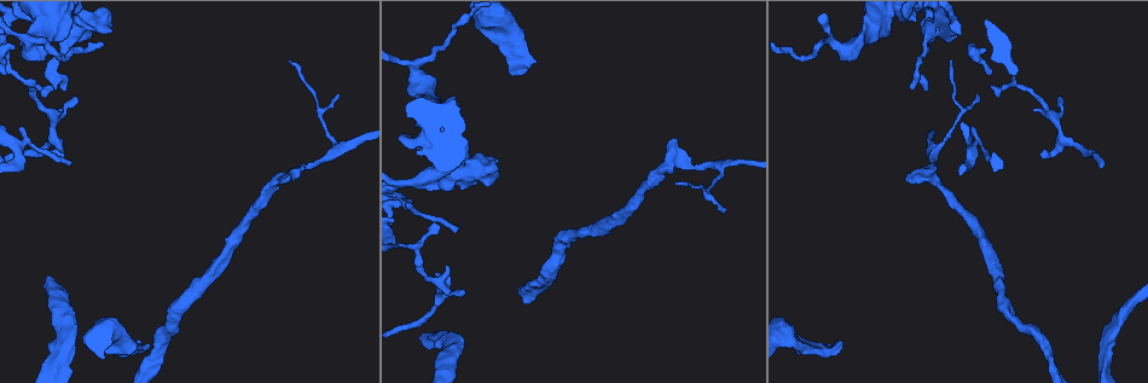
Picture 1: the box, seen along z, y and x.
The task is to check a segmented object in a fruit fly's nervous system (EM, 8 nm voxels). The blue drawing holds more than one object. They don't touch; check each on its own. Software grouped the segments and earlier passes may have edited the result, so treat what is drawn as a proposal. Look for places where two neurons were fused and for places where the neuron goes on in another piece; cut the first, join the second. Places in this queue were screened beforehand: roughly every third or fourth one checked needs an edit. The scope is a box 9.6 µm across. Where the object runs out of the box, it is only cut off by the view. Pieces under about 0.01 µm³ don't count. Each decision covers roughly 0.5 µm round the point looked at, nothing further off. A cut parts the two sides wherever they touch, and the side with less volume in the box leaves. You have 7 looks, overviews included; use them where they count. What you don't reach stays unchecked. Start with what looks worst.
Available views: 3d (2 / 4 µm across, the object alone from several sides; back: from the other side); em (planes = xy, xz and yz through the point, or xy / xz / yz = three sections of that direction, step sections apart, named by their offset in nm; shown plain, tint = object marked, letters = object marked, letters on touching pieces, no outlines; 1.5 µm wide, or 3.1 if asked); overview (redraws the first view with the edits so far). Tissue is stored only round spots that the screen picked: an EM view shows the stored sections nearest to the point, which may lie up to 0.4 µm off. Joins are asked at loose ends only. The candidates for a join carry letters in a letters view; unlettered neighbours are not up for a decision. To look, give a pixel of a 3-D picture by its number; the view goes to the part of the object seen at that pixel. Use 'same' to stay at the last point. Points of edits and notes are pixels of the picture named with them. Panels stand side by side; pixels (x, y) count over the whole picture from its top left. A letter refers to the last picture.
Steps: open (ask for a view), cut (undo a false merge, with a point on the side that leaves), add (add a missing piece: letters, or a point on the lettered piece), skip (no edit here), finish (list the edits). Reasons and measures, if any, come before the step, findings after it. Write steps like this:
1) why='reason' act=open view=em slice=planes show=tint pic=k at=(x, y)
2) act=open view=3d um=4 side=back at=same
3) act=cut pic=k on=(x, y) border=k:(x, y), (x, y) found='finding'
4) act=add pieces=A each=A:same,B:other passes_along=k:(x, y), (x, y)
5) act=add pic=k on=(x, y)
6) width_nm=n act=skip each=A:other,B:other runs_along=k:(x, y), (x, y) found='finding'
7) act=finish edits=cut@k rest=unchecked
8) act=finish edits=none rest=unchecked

why='thick end' act=open view=em slice=planes show=letters pic=1 at=(108, 353)

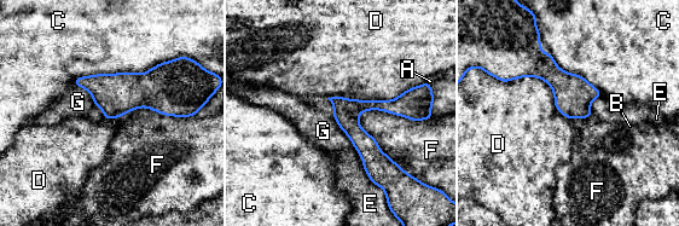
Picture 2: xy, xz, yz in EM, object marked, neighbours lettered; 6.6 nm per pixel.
act=skip each=A:other,B:other,C:other,D:other,E:other,F:other,G:other runs_along=2:(77, 81), (158, 91), (181, 106) found='none of them fits'

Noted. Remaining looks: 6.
why='free end' act=open view=3d um=2 pic=1 at=(457, 226)

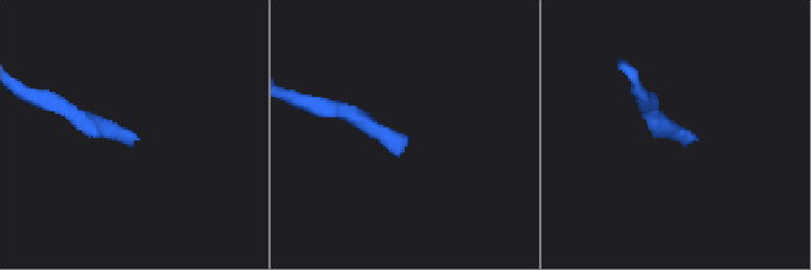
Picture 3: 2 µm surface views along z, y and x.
act=open view=em slice=yz step=4 show=tint pic=3 at=(409, 136)

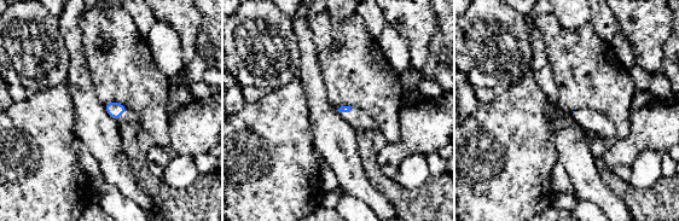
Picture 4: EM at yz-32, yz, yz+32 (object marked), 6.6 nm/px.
act=open view=em slice=xy step=4 show=letters at=same

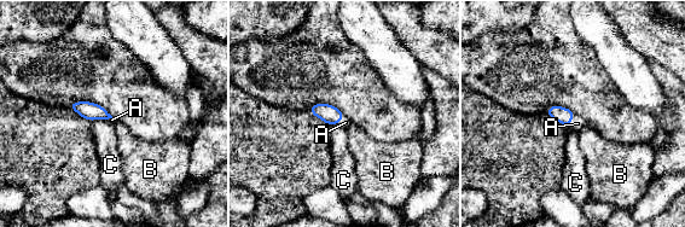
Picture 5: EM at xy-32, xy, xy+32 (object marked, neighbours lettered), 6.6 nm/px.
width_nm=110 act=add pic=5 on=(578, 123) each=A:same,B:other,C:other passes_along=5:(562, 115), (570, 120), (578, 123) found='the neuron continues'

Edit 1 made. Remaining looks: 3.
act=open view=overview

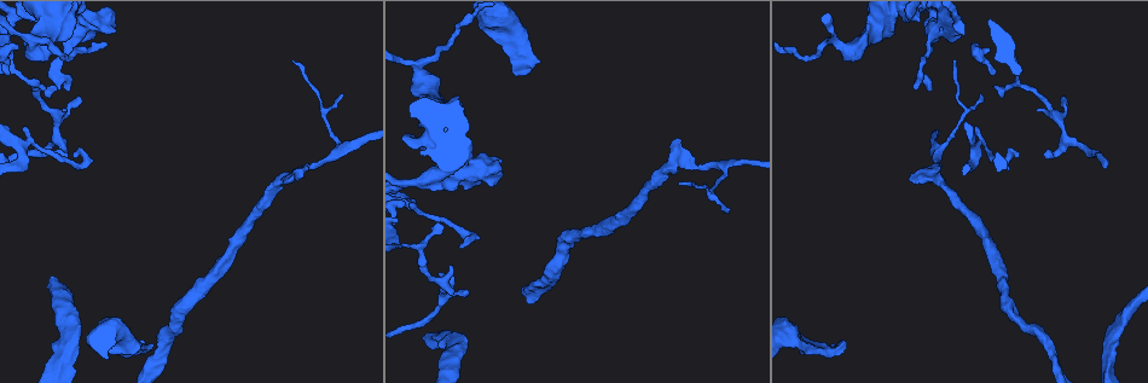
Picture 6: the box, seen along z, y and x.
why='abrupt turn' act=open view=em slice=planes show=letters pic=6 at=(681, 156)

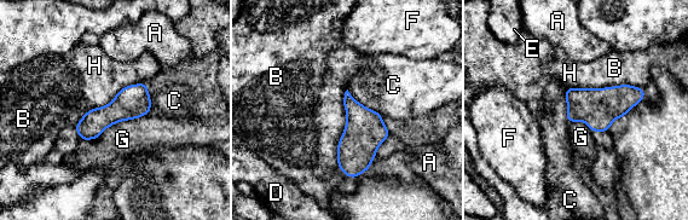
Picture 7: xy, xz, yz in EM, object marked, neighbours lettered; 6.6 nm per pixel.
act=skip each=A:other,B:other,C:other,D:other,E:other,F:other,G:other,H:other border=7:(347, 88), (340, 169) found='all the same neuron'

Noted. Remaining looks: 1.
act=finish edits=add@5 rest=unchecked

